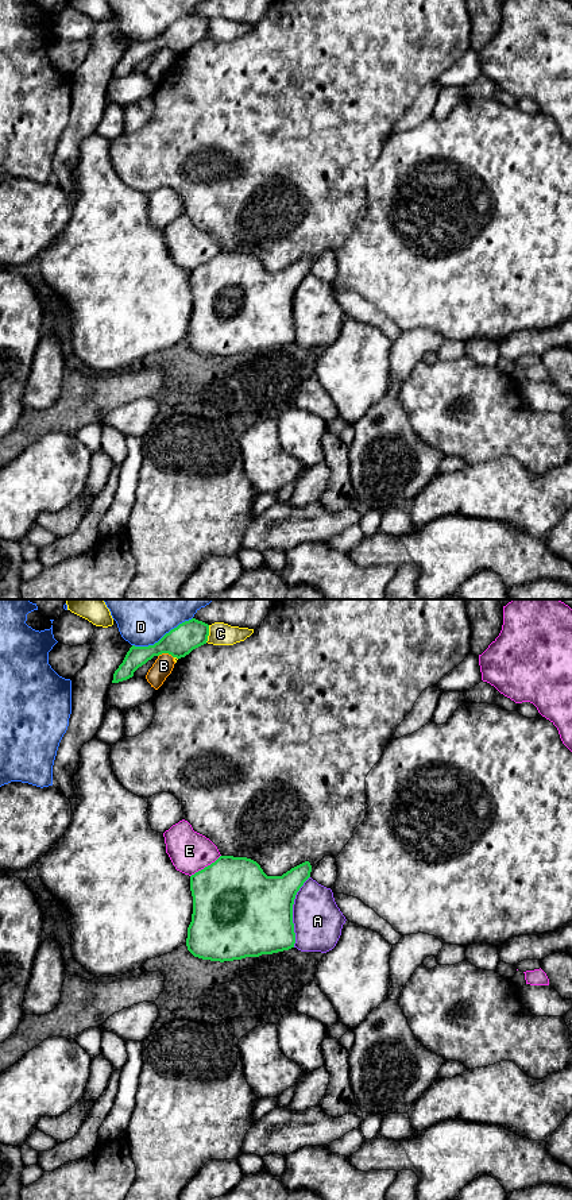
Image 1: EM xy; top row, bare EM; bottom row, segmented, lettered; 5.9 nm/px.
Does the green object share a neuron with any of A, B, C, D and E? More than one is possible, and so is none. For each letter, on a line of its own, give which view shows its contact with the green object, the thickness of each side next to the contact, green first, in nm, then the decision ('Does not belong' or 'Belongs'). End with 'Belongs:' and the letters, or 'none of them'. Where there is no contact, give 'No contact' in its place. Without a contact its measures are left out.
A: Touches green in xy. Thickness 500 nm (green) against 280 nm. Belongs
B: Touches green in xy. Thickness 180 nm (green) against 120 nm. Does not belong
C: Touches green in xy. Thickness 180 nm (green) against 140 nm. Does not belong
D: Touches green in xy. Thickness 180 nm (green) against 260 nm. Does not belong
E: Touches green in xy. Thickness 480 nm (green) against 240 nm. Does not belong
Belongs: A

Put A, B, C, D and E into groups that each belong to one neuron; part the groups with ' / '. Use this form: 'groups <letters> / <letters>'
groups A / B / C / D / E

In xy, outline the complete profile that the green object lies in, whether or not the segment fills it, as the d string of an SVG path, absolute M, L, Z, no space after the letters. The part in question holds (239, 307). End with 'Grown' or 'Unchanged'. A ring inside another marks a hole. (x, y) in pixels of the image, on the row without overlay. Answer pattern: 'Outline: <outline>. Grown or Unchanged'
Outline: M220 251L190 271L193 309L188 323L188 346L194 352L220 358L291 343L321 348L332 346L347 315L332 285L313 275L310 267L312 261L305 256L282 271L267 271L251 254Z. Grown

